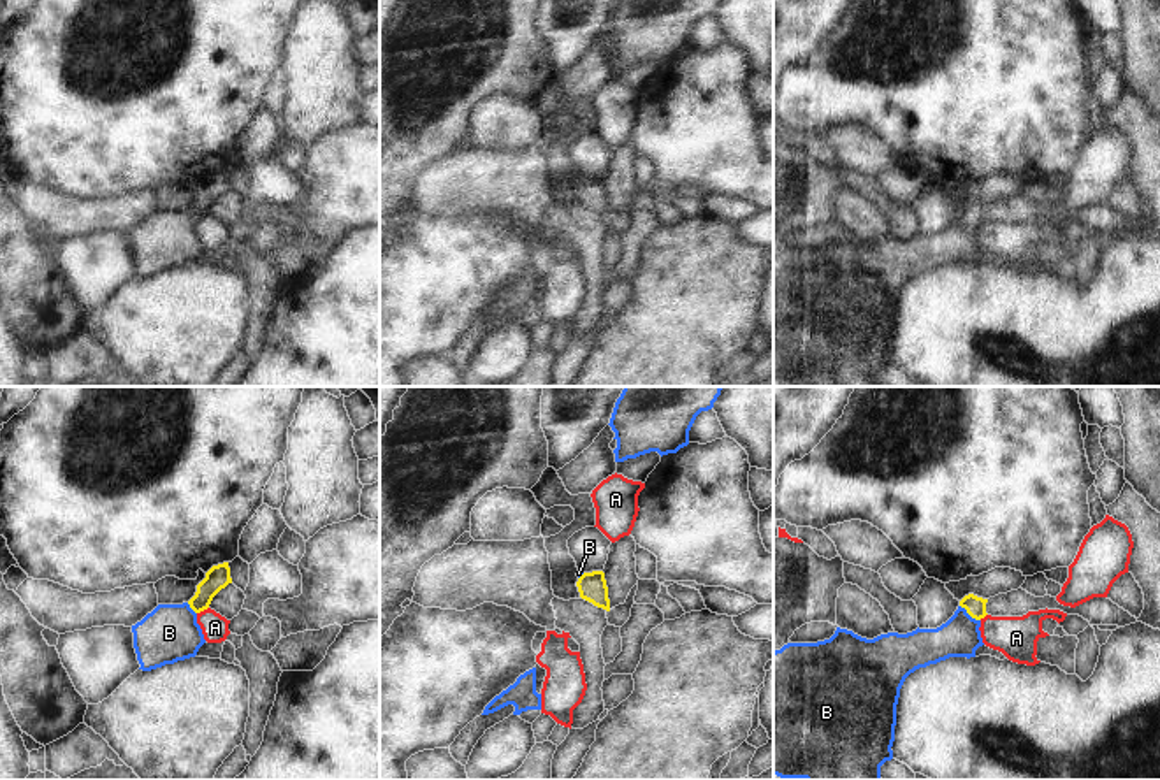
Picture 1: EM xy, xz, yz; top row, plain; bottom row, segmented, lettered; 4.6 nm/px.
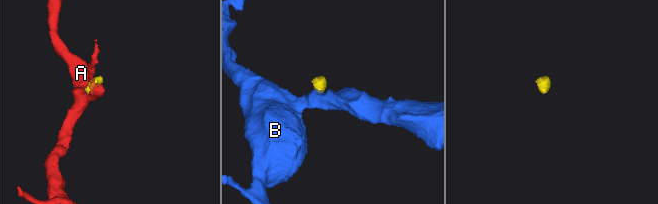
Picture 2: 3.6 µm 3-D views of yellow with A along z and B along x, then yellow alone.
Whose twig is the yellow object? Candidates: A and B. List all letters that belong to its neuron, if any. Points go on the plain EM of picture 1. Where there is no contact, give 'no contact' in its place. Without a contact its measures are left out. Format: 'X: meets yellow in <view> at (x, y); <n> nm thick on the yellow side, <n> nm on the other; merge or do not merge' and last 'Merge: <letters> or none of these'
A: meets yellow in xy at (202, 216); 110 nm thick on the yellow side, 130 nm on the other; do not merge
B: meets yellow in yz at (971, 222); 100 nm thick on the yellow side, 190 nm on the other; merge
Merge: B

